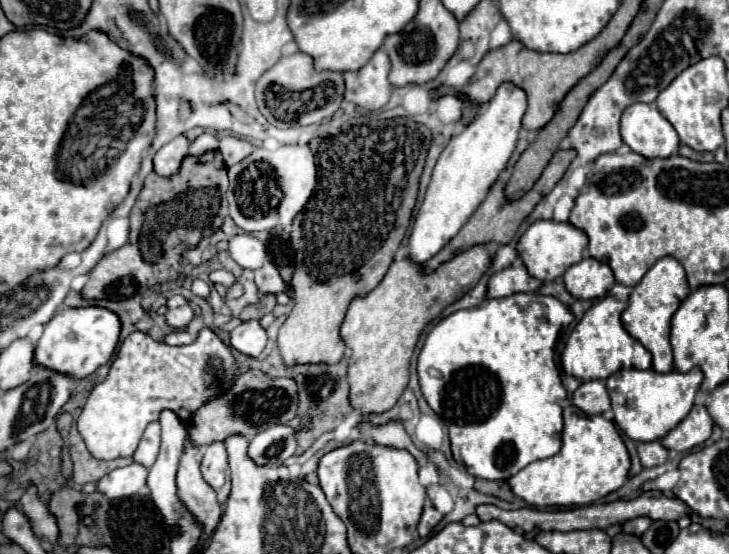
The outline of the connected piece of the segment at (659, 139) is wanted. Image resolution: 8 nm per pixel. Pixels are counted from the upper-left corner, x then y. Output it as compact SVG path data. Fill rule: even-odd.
M632 103L624 109L620 123L622 141L636 153L654 159L678 151L678 133L650 103Z

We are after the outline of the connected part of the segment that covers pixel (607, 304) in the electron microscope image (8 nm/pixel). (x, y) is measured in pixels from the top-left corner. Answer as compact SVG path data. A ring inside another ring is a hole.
M606 295L602 301L592 305L580 323L574 327L570 333L566 347L560 355L560 363L566 375L574 375L580 381L590 381L590 379L606 379L612 373L620 369L650 369L652 367L652 355L650 351L636 341L634 337L628 335L624 329L620 315L626 309L626 301L618 301L612 295Z

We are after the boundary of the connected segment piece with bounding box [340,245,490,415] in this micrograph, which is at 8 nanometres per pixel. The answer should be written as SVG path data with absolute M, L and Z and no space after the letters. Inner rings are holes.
M476 245L466 253L458 253L430 275L422 273L422 265L402 259L392 263L376 289L372 289L366 297L356 297L350 303L346 319L340 327L340 337L350 351L348 399L356 411L362 415L384 413L396 405L408 385L410 357L422 329L448 305L464 297L480 281L488 265L490 255L486 245Z

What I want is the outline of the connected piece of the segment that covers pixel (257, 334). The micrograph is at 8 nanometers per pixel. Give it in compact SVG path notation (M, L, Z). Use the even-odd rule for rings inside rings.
M252 319L252 321L244 321L242 325L238 325L232 333L230 333L230 343L236 351L248 355L248 357L258 357L264 347L266 347L266 331L262 329L260 321Z

